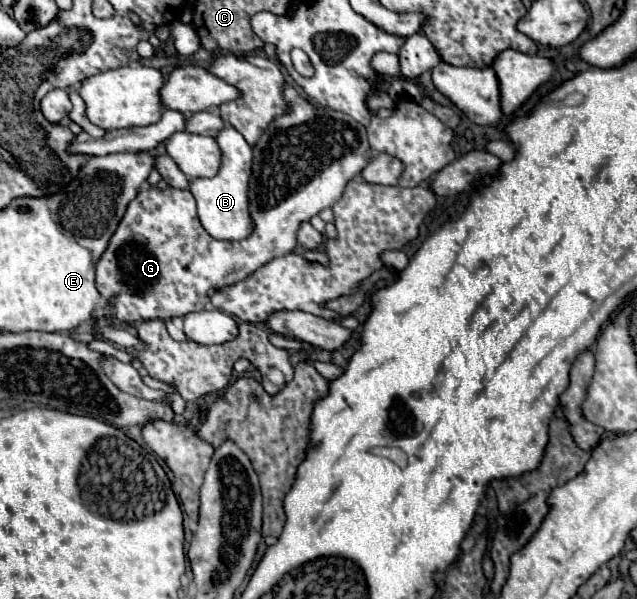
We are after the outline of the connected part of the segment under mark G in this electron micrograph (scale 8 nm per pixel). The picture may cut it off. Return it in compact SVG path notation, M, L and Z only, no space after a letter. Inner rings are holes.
M285 85L285 101L291 107L289 115L275 119L269 129L261 135L253 147L253 175L249 183L249 211L255 223L253 233L243 241L217 241L213 239L197 219L195 199L189 191L181 189L157 189L147 187L137 193L129 203L121 223L117 225L105 253L97 261L97 289L109 301L115 311L115 317L123 323L141 323L147 319L173 319L185 317L193 311L209 309L211 293L243 281L253 271L265 263L287 255L297 245L297 229L303 221L309 221L319 211L333 207L343 191L347 181L365 169L371 161L373 151L367 141L367 131L361 123L349 115L325 107L315 107L303 99L295 87Z

